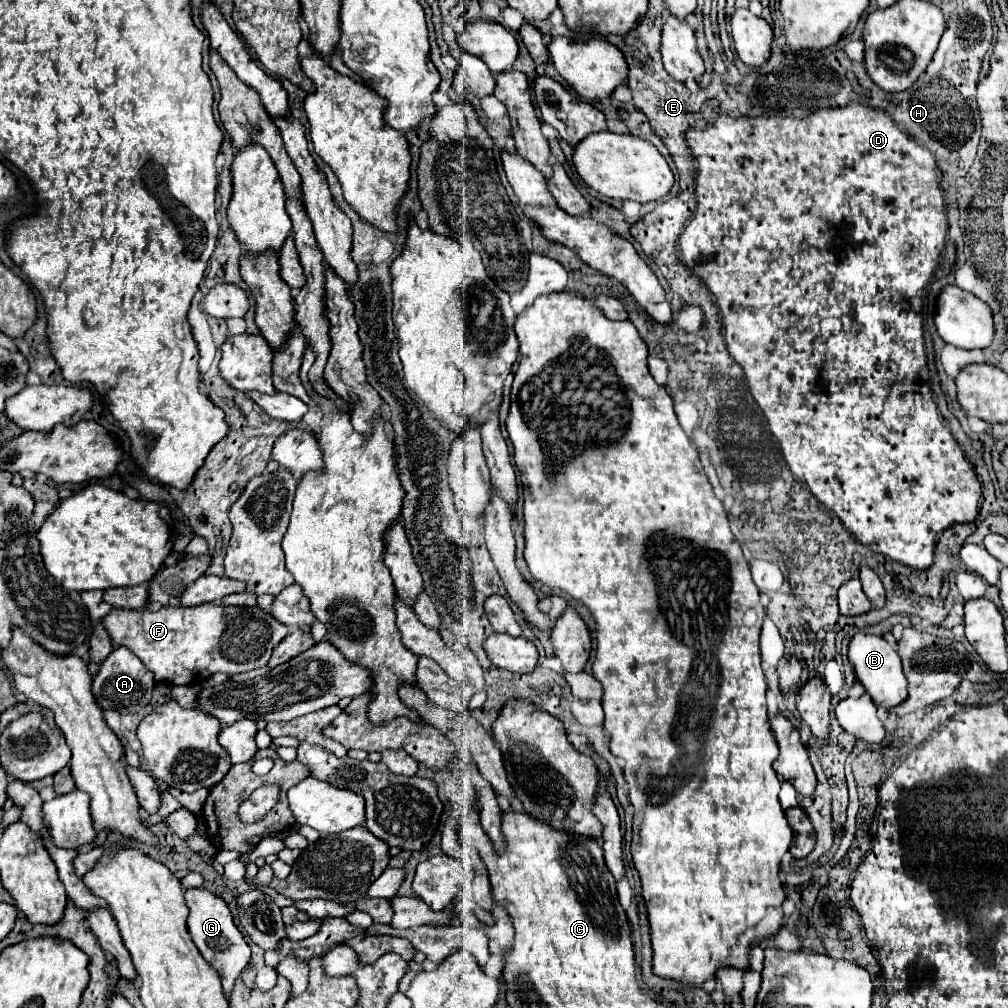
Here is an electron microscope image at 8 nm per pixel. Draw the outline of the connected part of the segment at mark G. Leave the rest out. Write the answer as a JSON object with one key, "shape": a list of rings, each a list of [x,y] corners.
{"shape":[[[187,889],[185,899],[187,899],[187,907],[191,911],[189,919],[187,919],[191,939],[197,945],[203,959],[207,959],[213,967],[219,969],[221,981],[223,981],[223,991],[225,991],[225,995],[229,995],[235,979],[241,975],[241,971],[247,967],[247,963],[251,959],[251,949],[245,943],[241,931],[235,927],[231,911],[223,899],[215,897],[207,889]]]}

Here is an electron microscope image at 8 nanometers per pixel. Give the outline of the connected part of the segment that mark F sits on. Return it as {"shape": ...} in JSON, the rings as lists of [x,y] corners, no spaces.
{"shape":[[[203,603],[197,607],[161,607],[157,611],[119,611],[113,609],[103,617],[105,629],[115,645],[125,645],[131,649],[141,663],[155,675],[155,681],[165,681],[171,685],[195,685],[211,677],[213,673],[245,673],[257,667],[265,667],[271,659],[273,649],[289,635],[289,627],[281,625],[269,611],[261,607],[235,607]]]}

